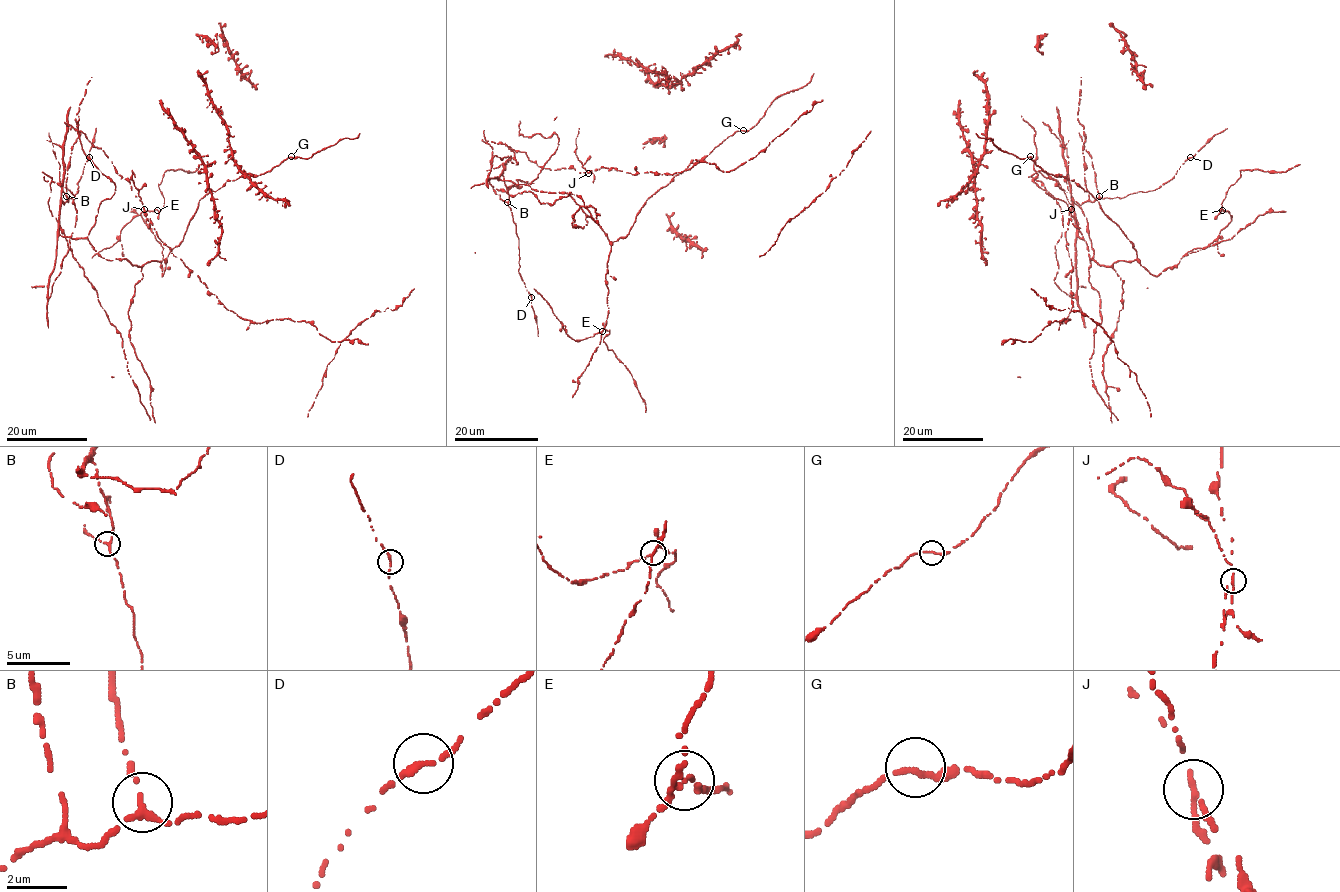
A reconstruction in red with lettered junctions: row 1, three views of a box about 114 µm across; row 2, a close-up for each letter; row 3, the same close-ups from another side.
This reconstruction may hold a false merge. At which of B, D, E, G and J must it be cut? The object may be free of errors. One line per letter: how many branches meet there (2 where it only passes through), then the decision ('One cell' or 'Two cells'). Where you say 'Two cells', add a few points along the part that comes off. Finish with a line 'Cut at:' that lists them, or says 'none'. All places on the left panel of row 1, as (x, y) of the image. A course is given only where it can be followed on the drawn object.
B: Branches: 3. One cell
D: Branches: 2. One cell
E: Branches: 3. One cell
G: Branches: 2. One cell
J: Branches: 3. Two cells. Course of the part to remove: (144, 209), (132, 180), (132, 171), (135, 177)
Cut at: J

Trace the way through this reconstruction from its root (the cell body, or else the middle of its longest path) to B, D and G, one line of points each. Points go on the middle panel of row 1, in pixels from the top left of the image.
B: (510, 181), (499, 178), (501, 175), (504, 178), (509, 197), (507, 202)
D: (510, 181), (499, 178), (501, 175), (504, 178), (508, 206), (519, 239), (518, 271), (531, 297)
G: (510, 181), (537, 191), (567, 193), (607, 239), (616, 241), (629, 234), (648, 198), (691, 163), (743, 130)

